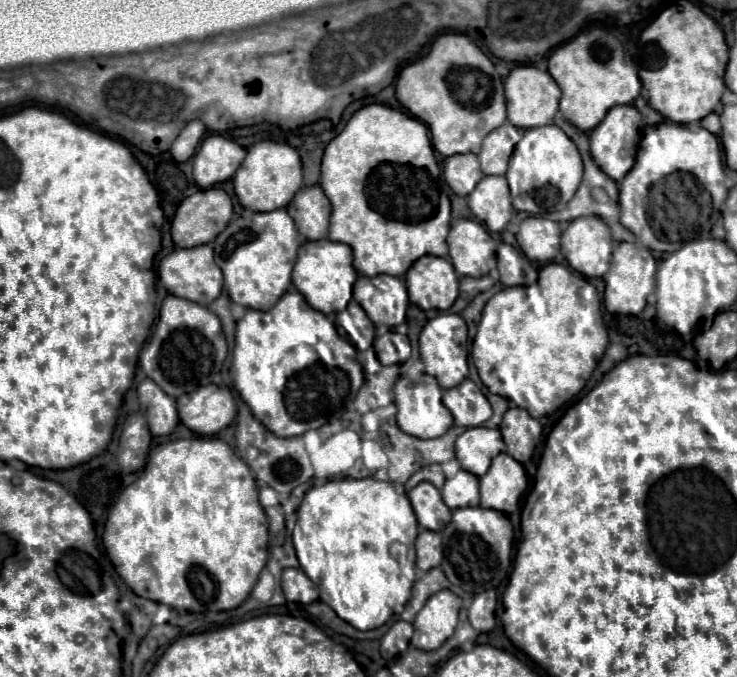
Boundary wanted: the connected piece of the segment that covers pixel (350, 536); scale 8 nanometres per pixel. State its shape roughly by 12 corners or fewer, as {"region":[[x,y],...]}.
{"region":[[390,481],[312,487],[292,533],[360,631],[402,613],[418,521]]}

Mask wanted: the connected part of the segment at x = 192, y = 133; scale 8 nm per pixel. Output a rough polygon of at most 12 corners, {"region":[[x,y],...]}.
{"region":[[190,123],[176,137],[170,153],[174,161],[190,159],[206,129]]}

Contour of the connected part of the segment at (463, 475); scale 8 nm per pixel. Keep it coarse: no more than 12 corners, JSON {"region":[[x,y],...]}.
{"region":[[460,469],[442,487],[450,509],[478,507],[478,477]]}

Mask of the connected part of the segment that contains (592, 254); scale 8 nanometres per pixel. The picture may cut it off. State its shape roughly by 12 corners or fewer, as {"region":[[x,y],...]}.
{"region":[[600,217],[562,233],[562,255],[584,277],[602,277],[612,235]]}

